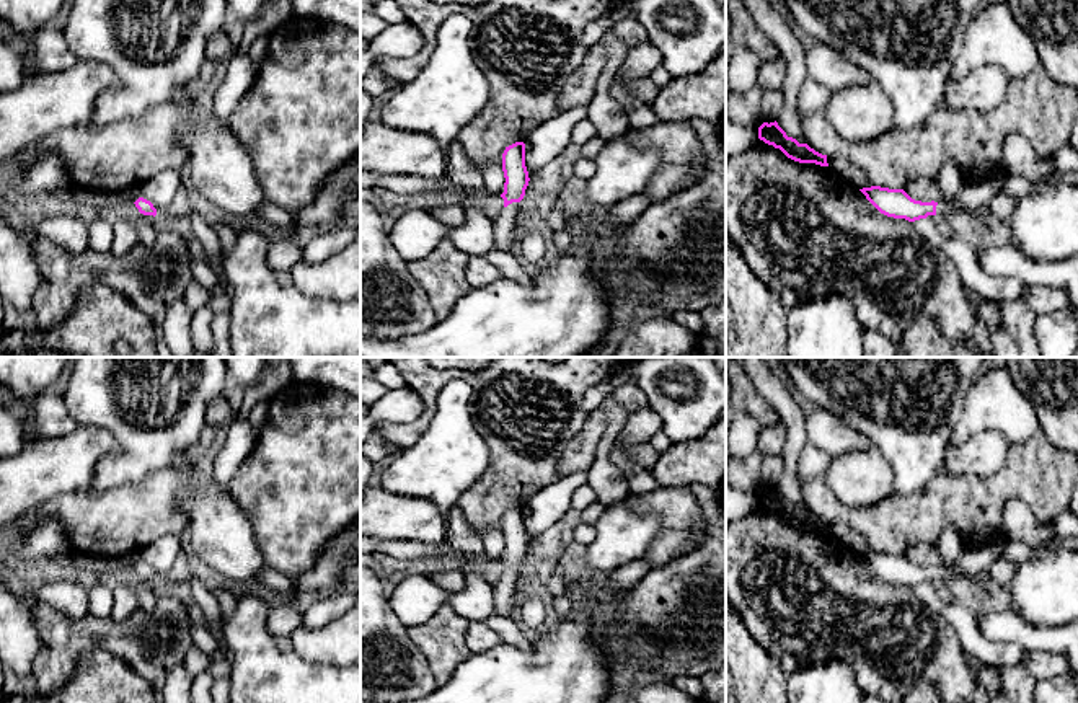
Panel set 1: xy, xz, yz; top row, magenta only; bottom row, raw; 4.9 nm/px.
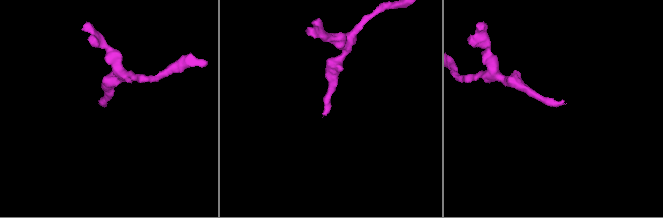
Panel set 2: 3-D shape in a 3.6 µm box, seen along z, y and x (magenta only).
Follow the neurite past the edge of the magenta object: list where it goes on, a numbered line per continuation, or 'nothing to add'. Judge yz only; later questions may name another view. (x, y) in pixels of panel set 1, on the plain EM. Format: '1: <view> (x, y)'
1: yz (943, 574)

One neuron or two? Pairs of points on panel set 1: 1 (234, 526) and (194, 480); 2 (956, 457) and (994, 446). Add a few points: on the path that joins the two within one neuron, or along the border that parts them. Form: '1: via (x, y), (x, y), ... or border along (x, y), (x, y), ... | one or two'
1: via (222, 514), (199, 491) | one
2: via (966, 457), (984, 454) | one

